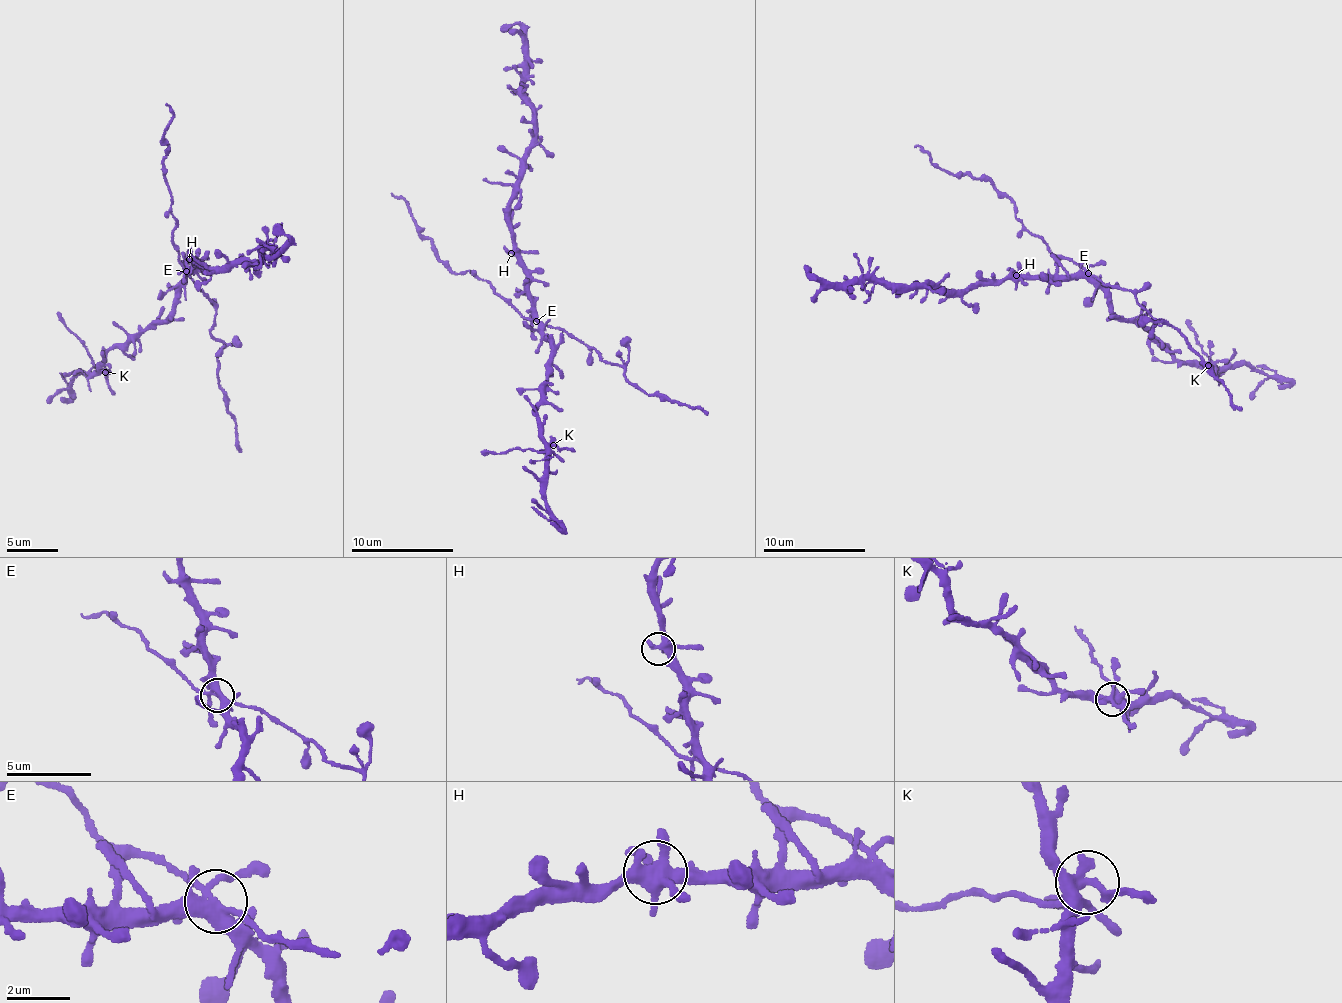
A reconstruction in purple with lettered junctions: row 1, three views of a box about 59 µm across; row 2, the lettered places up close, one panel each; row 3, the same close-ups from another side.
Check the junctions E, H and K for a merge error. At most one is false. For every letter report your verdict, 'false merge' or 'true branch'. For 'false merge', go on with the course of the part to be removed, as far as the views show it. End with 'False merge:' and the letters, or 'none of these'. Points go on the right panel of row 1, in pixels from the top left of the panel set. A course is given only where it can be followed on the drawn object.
E: false merge | (1089, 273), (1048, 249), (1022, 227), (1014, 203), (992, 186), (965, 173), (942, 170), (928, 154), (913, 145)
H: true branch
K: true branch
False merge: E

